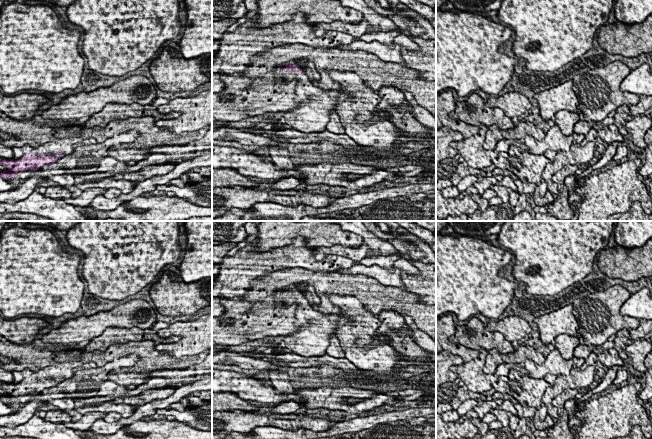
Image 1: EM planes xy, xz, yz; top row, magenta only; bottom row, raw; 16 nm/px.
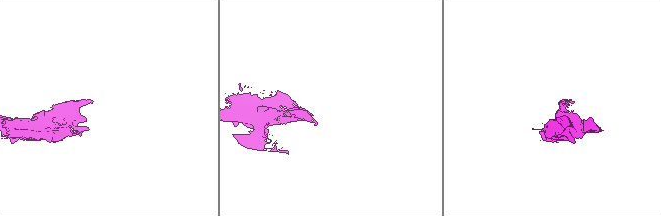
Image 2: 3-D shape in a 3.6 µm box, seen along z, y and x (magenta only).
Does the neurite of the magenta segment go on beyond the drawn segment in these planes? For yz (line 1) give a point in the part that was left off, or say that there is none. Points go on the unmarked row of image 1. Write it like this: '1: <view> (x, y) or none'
1: none

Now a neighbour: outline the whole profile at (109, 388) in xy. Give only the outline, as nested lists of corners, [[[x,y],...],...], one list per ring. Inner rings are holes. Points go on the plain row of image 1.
[[[104,380],[100,383],[100,389],[96,395],[98,396],[109,396],[109,397],[119,397],[124,396],[127,392],[126,386],[120,386],[111,380]]]

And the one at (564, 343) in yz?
[[[560,334],[555,338],[555,347],[559,350],[561,357],[565,360],[573,358],[574,348],[579,344],[579,338],[574,336]]]

